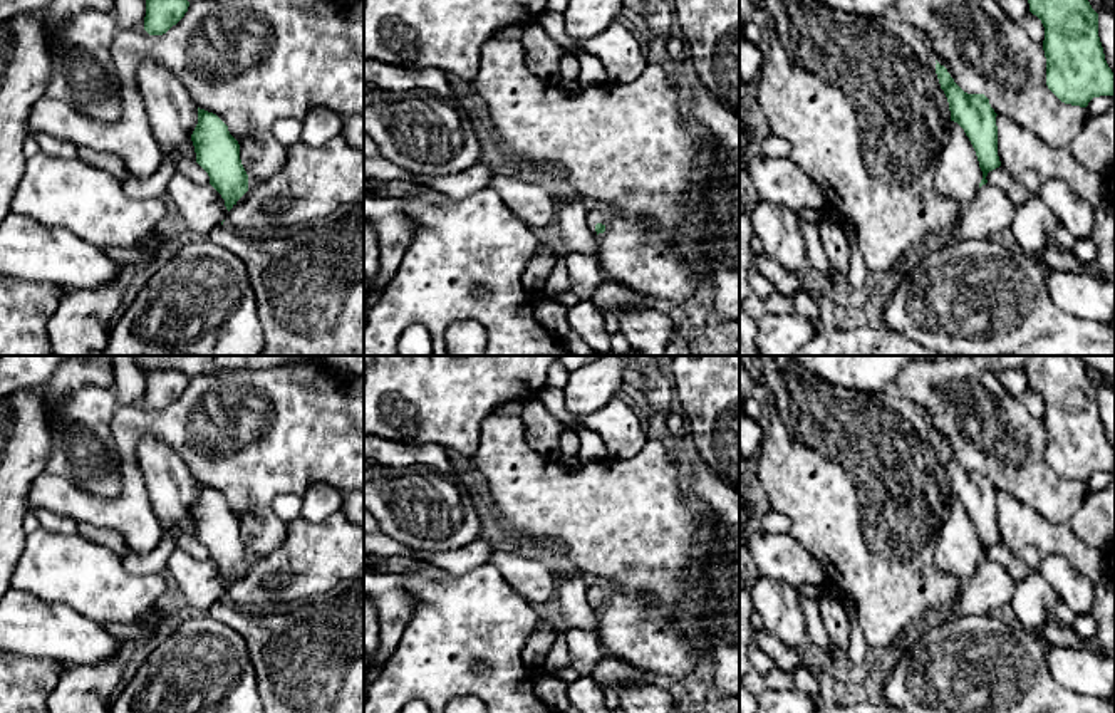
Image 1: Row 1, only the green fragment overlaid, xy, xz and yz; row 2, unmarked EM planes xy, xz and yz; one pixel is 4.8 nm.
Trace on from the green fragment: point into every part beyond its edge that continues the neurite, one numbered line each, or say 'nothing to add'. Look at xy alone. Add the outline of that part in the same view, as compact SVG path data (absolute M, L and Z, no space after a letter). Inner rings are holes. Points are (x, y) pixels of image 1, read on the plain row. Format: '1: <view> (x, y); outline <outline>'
nothing to add

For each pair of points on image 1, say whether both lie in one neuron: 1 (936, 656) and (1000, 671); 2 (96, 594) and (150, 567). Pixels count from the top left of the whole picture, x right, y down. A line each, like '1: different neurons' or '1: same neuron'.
1: same neuron
2: different neurons

